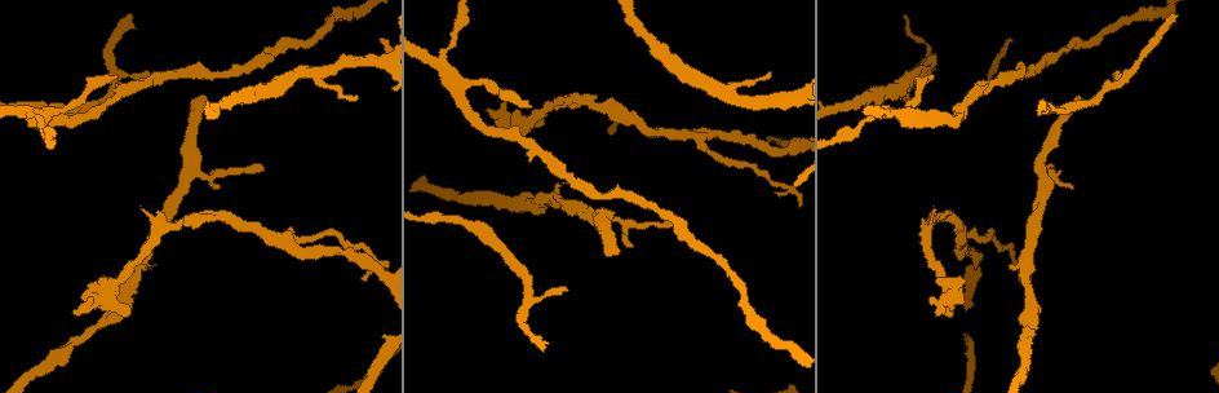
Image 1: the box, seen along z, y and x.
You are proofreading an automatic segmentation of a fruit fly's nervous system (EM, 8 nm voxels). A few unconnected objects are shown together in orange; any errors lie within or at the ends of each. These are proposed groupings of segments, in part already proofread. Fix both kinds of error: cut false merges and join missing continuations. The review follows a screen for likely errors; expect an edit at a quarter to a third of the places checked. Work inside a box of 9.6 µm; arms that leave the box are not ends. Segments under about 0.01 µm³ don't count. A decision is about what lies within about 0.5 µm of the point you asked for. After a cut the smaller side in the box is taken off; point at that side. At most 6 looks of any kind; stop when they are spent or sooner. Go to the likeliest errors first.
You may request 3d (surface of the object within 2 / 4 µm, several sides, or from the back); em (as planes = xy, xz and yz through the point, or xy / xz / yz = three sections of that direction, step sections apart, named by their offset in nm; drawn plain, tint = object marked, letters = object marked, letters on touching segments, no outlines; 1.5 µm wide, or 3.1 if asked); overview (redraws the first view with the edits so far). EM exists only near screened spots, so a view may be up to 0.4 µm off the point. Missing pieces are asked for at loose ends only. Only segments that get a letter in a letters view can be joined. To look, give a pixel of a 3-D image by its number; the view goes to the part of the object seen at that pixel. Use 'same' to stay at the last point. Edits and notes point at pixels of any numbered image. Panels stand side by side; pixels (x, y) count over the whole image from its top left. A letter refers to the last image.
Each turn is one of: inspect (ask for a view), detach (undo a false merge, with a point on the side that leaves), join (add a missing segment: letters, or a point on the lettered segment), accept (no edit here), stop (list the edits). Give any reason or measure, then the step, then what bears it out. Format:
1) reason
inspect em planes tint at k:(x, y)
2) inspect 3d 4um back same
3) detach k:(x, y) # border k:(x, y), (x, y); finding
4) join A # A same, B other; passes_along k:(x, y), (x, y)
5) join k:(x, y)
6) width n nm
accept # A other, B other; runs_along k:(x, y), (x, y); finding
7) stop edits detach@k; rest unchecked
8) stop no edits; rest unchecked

branch stops here
inspect em xy step 4 tint at 1:(938, 311)

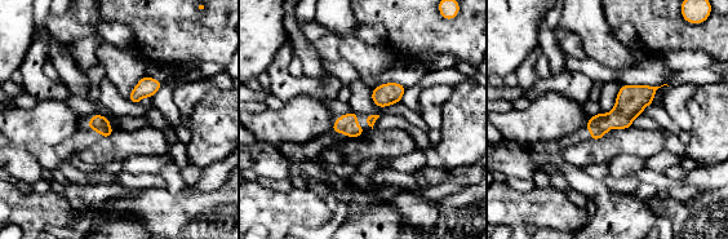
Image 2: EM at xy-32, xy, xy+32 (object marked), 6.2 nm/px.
another direction
inspect em planes tint same

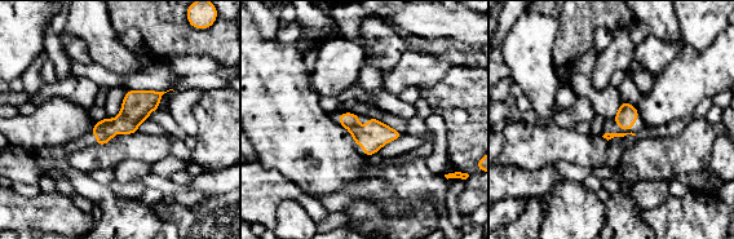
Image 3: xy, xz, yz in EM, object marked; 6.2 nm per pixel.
what lies round it
inspect em planes letters same

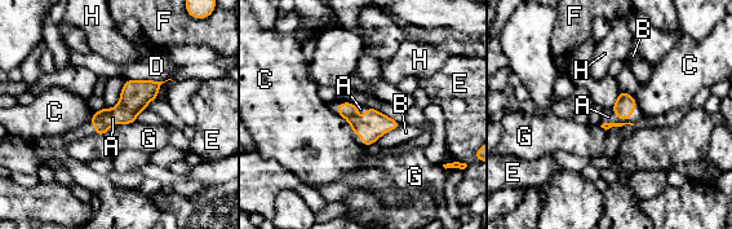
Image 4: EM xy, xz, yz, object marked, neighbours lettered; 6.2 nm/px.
join 4:(608, 117) # A same, B other, C other, D other, E other, F other, G other, H other; the neuron continues

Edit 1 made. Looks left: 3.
an open end
inspect 3d 2um at 1:(932, 77)

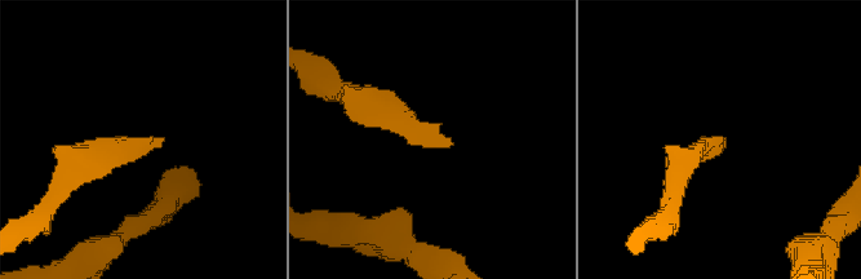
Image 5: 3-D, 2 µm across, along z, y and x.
shape alone is not enough
inspect em xz step 8 plain at 5:(164, 138)

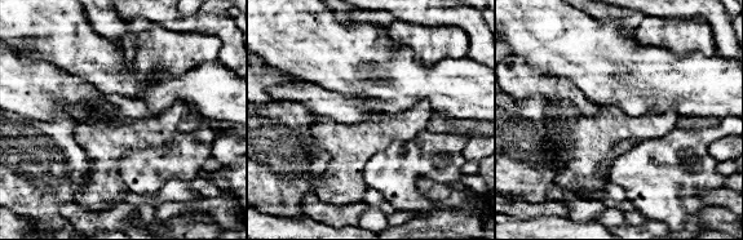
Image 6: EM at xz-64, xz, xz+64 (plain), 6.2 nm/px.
inspect em xz step 8 letters same

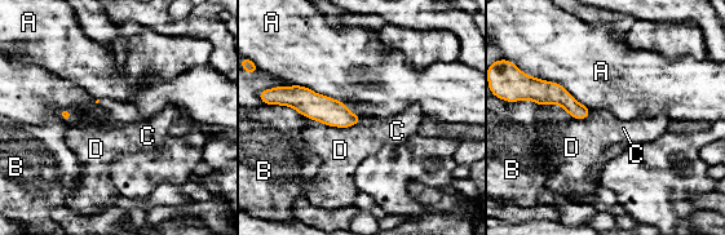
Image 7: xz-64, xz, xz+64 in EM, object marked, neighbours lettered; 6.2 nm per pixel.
longest_contact A 400 nm
accept # A other, B other, C other, D other; border 7:(304, 115), (337, 127), (361, 118); no lettered segment goes on from it

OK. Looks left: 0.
stop edits join@4; rest unchecked

